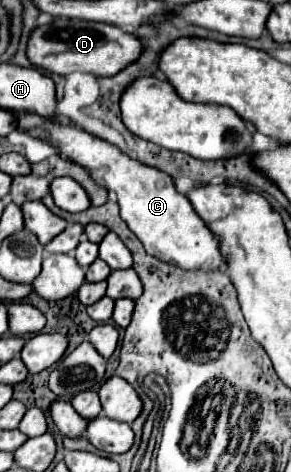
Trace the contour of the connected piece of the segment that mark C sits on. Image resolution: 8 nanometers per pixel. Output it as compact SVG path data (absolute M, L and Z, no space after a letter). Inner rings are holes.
M20 113L18 119L20 129L24 127L46 127L52 133L52 141L58 141L56 153L74 163L80 163L88 169L102 171L104 183L108 191L116 191L118 205L122 209L122 219L142 241L148 255L156 255L156 259L184 267L184 269L200 269L208 265L210 269L226 271L226 259L220 251L218 237L204 225L200 215L190 207L190 201L176 191L170 175L162 171L142 165L140 161L124 155L116 145L100 139L92 133L76 129L74 125L64 125L60 121L48 121L34 113Z

